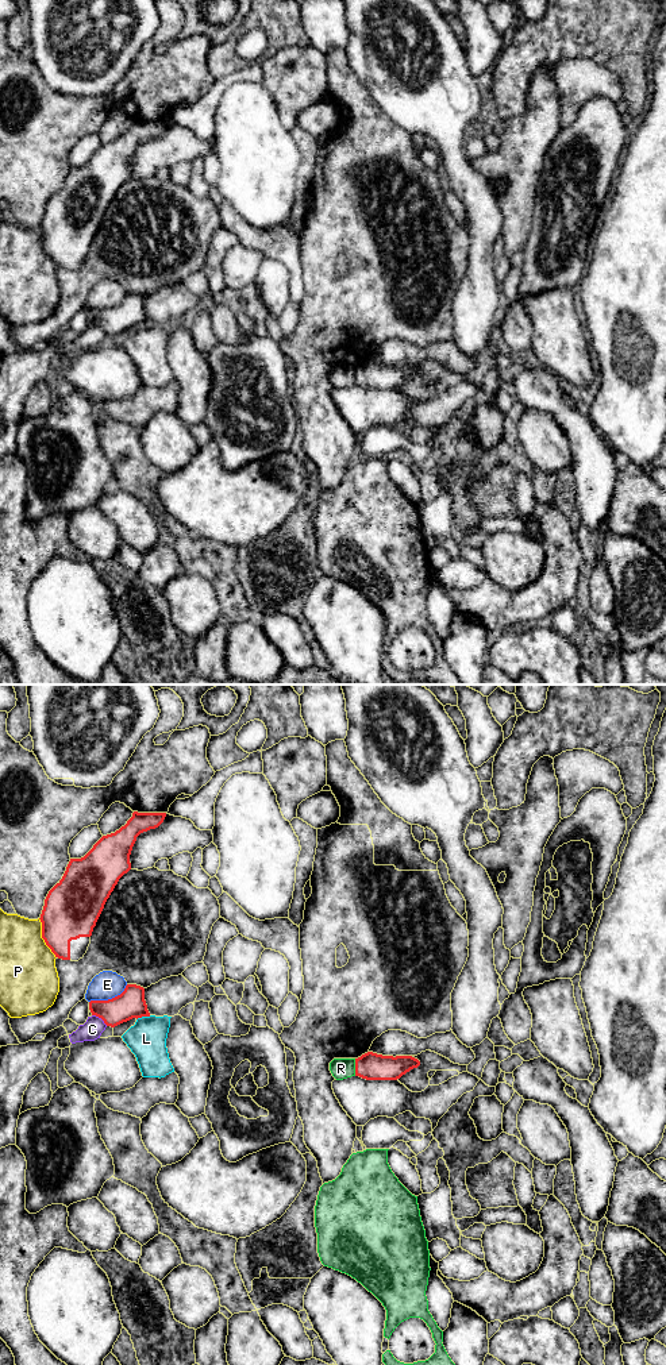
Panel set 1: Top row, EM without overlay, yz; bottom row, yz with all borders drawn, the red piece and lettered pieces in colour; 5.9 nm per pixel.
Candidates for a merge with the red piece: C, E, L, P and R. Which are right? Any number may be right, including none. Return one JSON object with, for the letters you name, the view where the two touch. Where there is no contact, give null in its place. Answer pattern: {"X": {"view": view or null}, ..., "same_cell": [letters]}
{"same_cell": []}

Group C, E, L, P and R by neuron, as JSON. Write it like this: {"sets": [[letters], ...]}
{"sets": [["C"], ["E"], ["L"], ["P"], ["R"]]}

